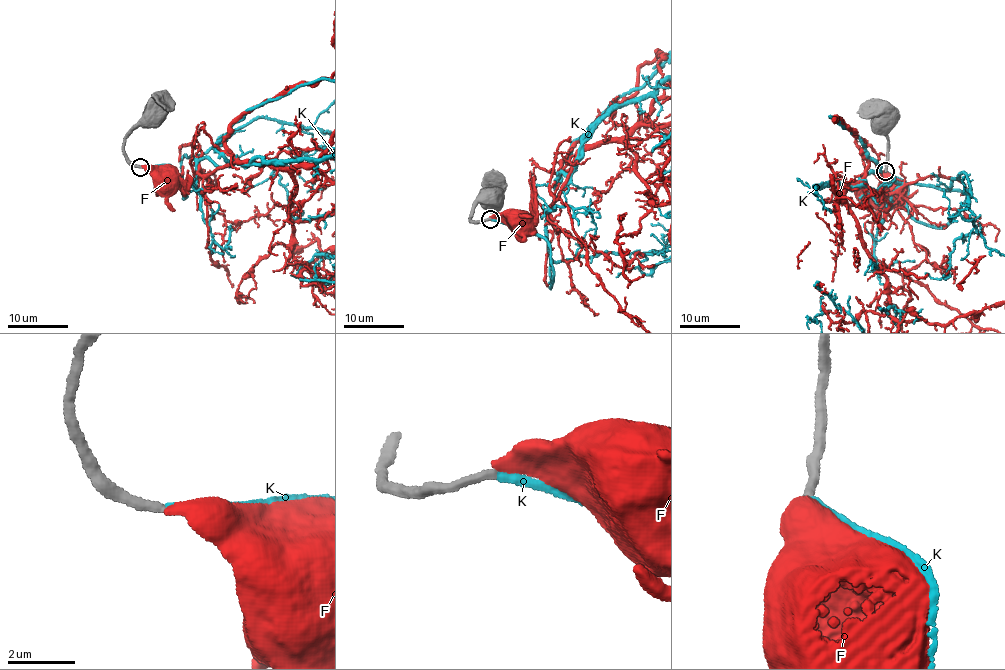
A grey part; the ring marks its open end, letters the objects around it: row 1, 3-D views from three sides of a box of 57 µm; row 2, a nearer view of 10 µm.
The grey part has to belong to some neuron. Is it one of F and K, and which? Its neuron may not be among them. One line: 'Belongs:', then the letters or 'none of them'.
Belongs: K

